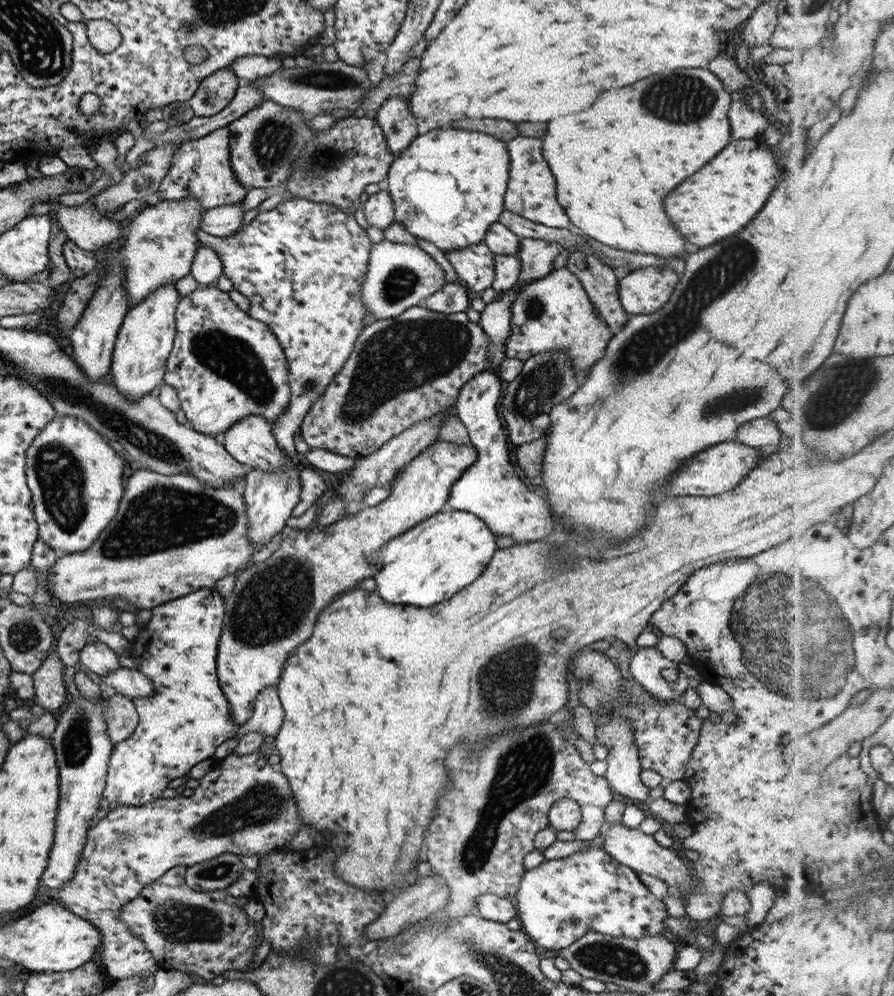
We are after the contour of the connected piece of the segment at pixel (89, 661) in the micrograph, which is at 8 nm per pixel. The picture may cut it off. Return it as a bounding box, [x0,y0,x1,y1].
[78,642,119,678]

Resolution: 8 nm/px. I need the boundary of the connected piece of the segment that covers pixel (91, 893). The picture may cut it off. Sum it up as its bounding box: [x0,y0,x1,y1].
[57,750,303,980]

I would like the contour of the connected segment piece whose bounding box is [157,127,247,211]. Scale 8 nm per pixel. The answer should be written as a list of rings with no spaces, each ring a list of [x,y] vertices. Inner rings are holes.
[[[223,127],[179,145],[179,149],[171,157],[167,174],[159,183],[158,198],[161,201],[178,201],[183,197],[192,196],[200,202],[202,211],[242,201],[247,191],[236,181],[231,170],[228,140],[228,130]]]

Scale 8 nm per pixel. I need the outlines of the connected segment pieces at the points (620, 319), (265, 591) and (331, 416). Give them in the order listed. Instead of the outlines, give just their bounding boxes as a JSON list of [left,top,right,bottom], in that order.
[[564,250,626,324],[216,439,476,724],[300,304,488,460]]

